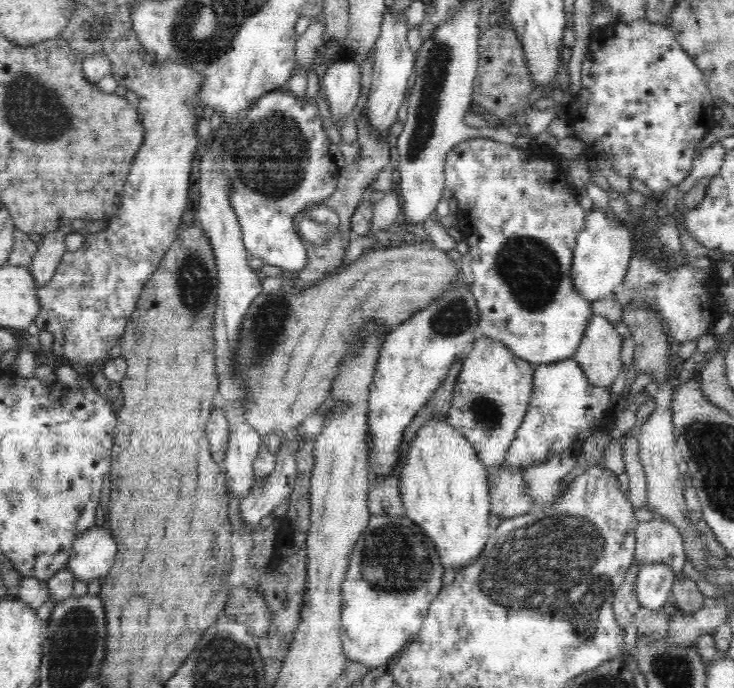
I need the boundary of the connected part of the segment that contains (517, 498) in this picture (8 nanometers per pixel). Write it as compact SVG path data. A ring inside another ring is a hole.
M490 466L487 471L492 515L505 519L524 514L533 507L525 493L524 467Z

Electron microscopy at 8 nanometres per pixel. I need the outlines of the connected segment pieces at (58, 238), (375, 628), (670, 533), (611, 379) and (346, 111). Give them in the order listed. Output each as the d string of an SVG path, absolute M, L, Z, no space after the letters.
M61 231L48 233L37 248L37 254L29 266L37 287L49 284L56 275L60 260L67 252L66 234Z
M405 514L400 516L387 516L387 515L371 515L369 518L369 524L364 529L364 532L360 534L358 542L354 544L352 554L350 554L350 564L348 566L348 572L346 572L346 578L342 582L342 600L340 610L340 632L343 649L348 660L352 662L358 662L358 664L364 664L370 668L377 668L378 666L389 666L394 659L400 654L405 647L416 638L418 631L422 628L423 618L428 612L430 603L438 596L438 593L442 590L442 575L444 574L444 568L440 564L439 556L434 545L430 542L430 539L422 532L422 529Z
M662 519L642 521L636 525L635 537L635 562L644 565L660 562L677 574L681 572L687 556L684 537L676 525Z
M593 314L590 322L588 322L588 326L586 326L580 347L572 358L581 366L582 372L592 386L611 387L616 382L616 378L620 376L620 372L624 366L621 362L622 346L622 337L620 337L615 326L607 317Z
M350 56L332 60L321 70L320 86L324 86L324 94L334 120L344 120L354 112L360 92L365 86L361 80L361 67Z

